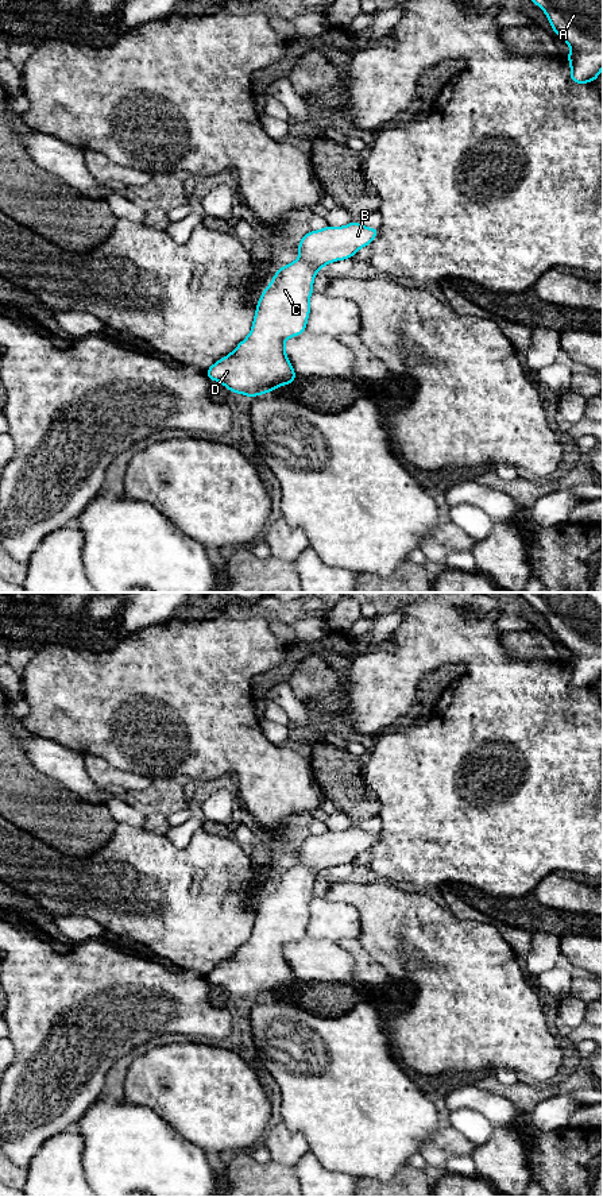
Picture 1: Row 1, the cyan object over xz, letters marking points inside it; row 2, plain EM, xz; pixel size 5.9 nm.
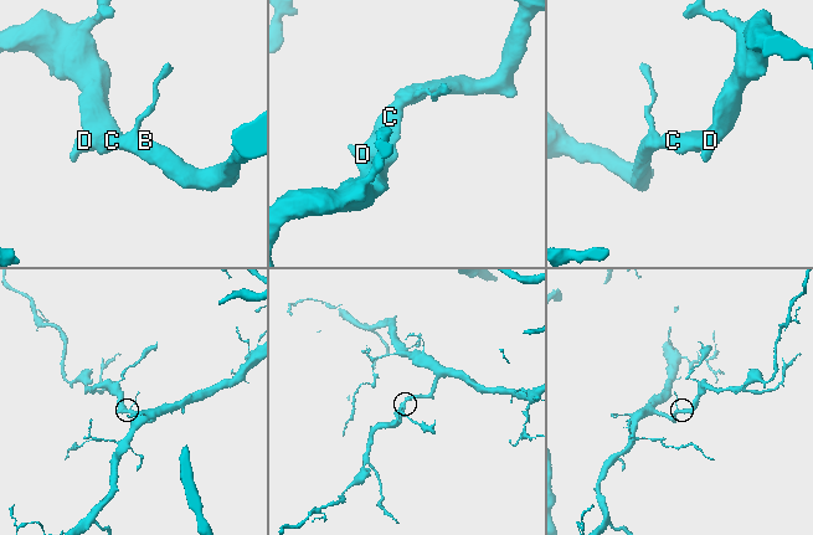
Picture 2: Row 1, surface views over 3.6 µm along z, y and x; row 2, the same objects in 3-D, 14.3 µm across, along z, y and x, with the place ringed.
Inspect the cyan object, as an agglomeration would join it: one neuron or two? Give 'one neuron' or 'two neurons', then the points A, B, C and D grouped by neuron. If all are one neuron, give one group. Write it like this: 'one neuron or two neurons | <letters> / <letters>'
one neuron | A B C D

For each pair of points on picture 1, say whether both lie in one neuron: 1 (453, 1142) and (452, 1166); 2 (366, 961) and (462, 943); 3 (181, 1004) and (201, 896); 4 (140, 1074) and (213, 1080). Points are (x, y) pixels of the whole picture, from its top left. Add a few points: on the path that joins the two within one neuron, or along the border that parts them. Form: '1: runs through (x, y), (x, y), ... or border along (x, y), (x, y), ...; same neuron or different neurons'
1: border along (470, 1154), (452, 1155), (444, 1170); different neurons
2: border along (356, 939), (385, 969), (390, 979); different neurons
3: border along (181, 968), (198, 970), (204, 976); different neurons
4: runs through (158, 1080), (196, 1080); same neuron

